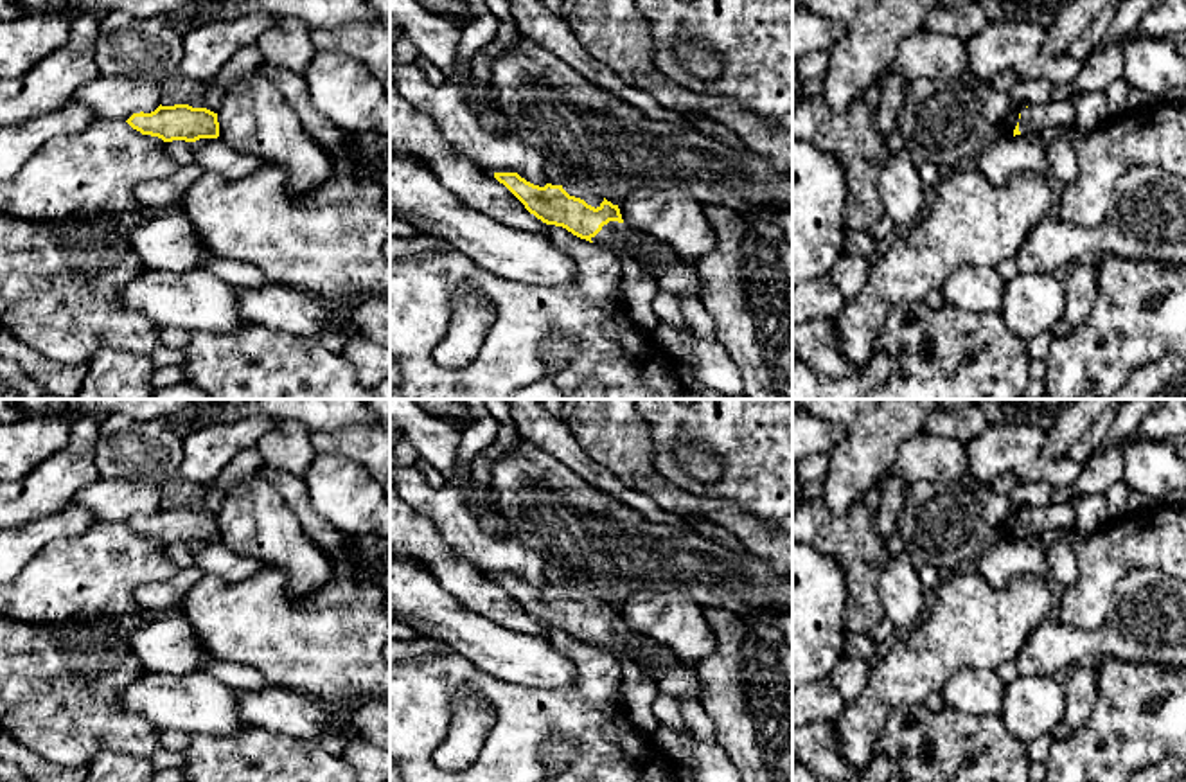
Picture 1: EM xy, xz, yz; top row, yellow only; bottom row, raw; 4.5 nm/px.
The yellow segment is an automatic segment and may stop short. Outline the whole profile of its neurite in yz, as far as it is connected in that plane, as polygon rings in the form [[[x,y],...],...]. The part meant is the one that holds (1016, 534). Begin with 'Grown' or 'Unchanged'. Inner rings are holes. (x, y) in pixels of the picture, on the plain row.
Grown. [[[1051,503],[1049,507],[1026,509],[1019,516],[1019,525],[1013,532],[1015,538],[1040,536],[1042,532],[1075,527],[1075,511],[1071,503]]]

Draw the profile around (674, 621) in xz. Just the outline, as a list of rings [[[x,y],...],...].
[[[638,590],[618,611],[625,629],[667,647],[679,660],[701,662],[717,645],[704,608],[688,595]]]

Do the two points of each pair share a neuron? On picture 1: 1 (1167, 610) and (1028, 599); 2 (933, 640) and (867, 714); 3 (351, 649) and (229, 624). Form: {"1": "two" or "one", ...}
{"1": "two", "2": "one", "3": "one"}

